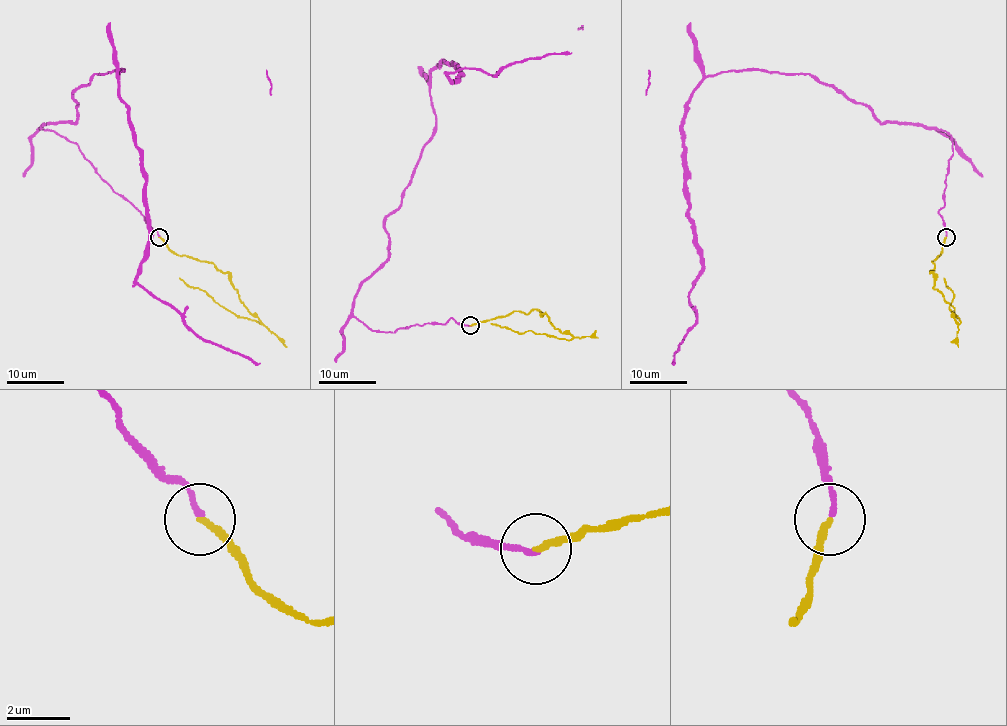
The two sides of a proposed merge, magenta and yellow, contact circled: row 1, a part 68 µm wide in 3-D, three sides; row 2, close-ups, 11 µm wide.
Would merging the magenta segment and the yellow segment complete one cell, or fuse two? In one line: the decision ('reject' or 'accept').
reject

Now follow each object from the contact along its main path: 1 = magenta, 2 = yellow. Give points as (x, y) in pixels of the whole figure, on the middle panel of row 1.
1: (470, 326), (372, 331), (353, 314), (435, 125), (430, 72), (496, 75), (571, 52)
2: (470, 326), (538, 308), (555, 329), (572, 337), (566, 340), (530, 330), (517, 333), (490, 323)

